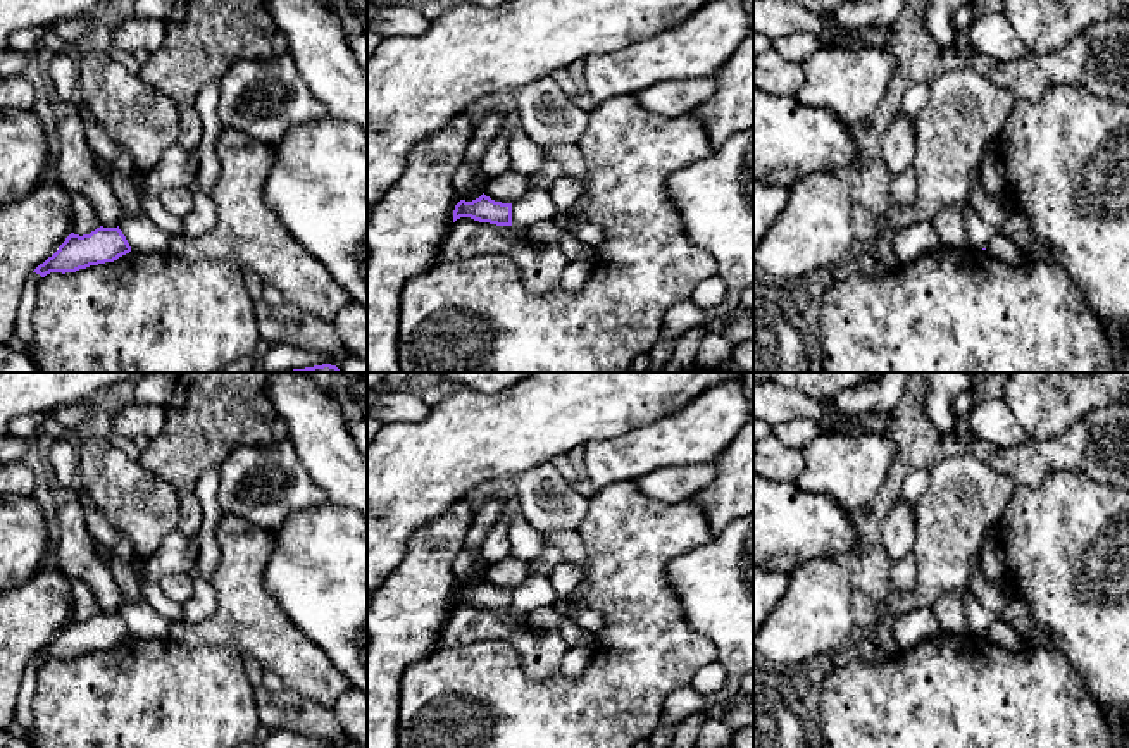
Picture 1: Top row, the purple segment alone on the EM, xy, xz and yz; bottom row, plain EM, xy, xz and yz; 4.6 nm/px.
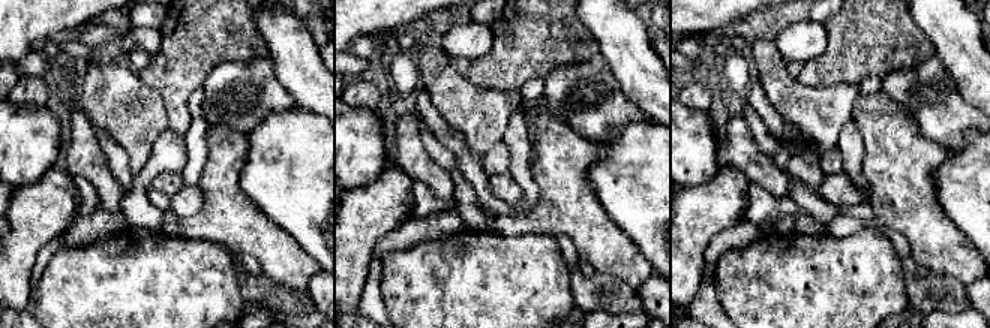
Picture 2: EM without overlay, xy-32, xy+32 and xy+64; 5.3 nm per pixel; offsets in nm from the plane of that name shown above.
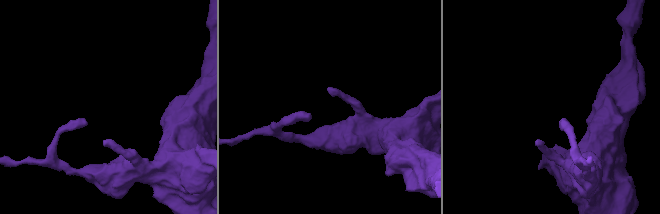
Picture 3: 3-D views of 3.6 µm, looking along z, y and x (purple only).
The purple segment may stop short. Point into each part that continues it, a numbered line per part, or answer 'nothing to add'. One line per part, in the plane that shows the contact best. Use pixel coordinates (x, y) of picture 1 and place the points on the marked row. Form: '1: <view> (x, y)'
nothing to add

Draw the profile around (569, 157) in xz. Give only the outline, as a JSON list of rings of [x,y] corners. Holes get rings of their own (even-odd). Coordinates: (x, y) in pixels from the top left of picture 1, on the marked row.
[[[577,143],[555,145],[543,150],[546,160],[555,160],[562,165],[564,176],[572,176],[586,183],[586,164]]]

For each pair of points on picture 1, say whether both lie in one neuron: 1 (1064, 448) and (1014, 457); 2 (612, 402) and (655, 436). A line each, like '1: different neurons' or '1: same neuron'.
1: same neuron
2: different neurons

